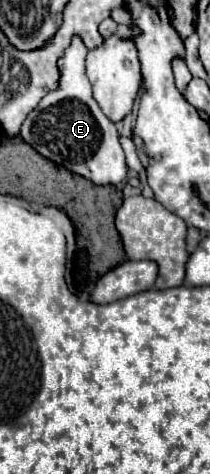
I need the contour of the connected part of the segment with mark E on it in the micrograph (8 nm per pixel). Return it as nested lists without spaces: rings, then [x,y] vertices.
[[[73,38],[65,56],[59,60],[61,70],[61,86],[59,90],[49,92],[39,106],[27,116],[19,136],[33,146],[41,156],[55,162],[57,166],[67,168],[73,174],[85,176],[97,186],[119,184],[127,178],[125,154],[119,144],[119,134],[113,122],[101,112],[97,102],[93,100],[91,84],[85,76],[85,56],[87,48],[81,38]]]

